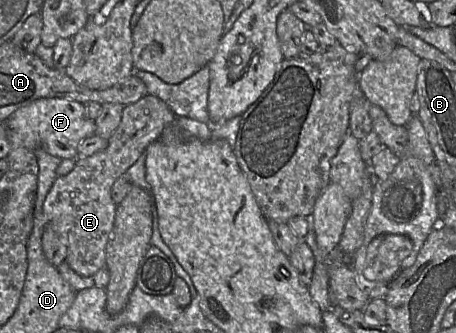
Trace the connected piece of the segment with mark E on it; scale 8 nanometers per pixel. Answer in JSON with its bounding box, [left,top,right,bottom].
[43,95,176,277]

